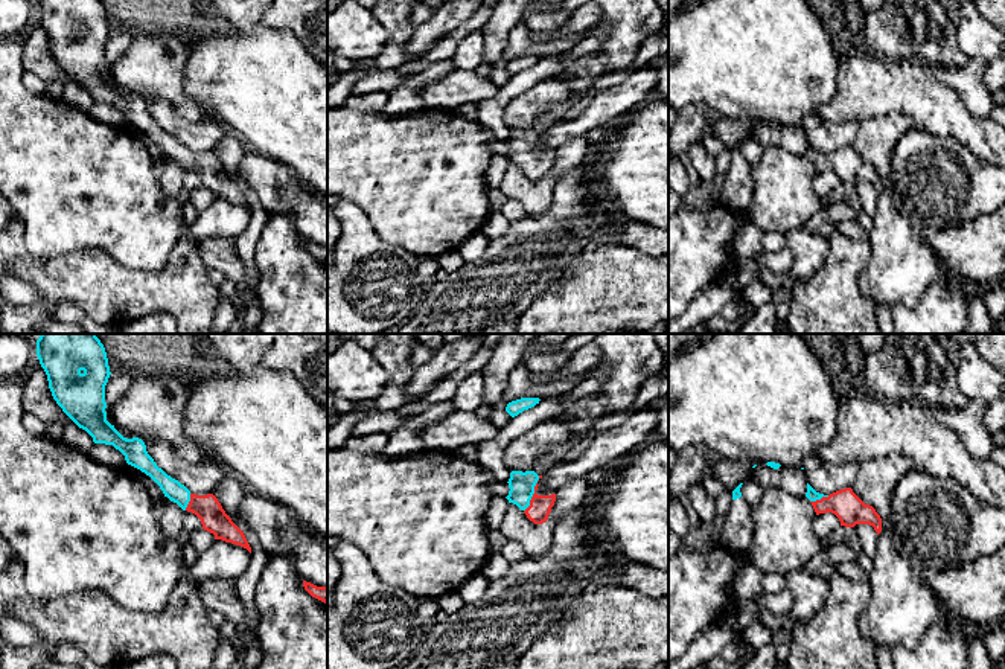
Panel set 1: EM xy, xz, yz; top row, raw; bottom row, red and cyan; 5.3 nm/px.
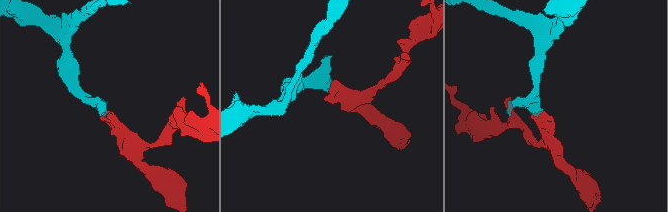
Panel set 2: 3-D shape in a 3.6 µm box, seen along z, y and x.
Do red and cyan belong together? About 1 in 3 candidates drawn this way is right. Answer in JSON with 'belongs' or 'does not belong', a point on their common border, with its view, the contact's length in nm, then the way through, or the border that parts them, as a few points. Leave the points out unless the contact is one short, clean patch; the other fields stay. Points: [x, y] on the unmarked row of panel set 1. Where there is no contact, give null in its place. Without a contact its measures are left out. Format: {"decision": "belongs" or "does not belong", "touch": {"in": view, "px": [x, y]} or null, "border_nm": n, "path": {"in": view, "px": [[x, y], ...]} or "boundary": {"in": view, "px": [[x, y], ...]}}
{"decision": "belongs", "touch": {"in": "xz", "px": [533, 153]}, "border_nm": 200, "path": {"in": "xz", "px": [[539, 166], [533, 160], [533, 153], [521, 144]]}}

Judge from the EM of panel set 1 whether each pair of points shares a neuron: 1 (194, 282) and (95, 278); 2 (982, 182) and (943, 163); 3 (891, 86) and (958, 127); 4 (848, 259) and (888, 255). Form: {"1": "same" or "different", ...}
{"1": "same", "2": "same", "3": "same", "4": "different"}

